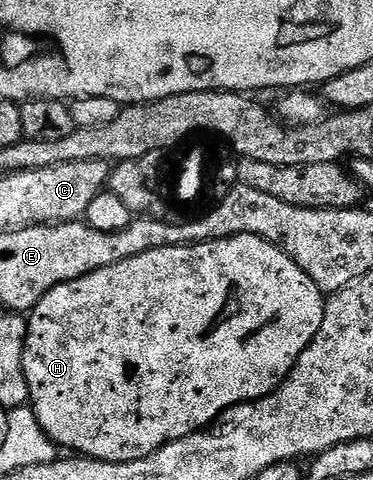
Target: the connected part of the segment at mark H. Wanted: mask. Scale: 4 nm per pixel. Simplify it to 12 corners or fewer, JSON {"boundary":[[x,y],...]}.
{"boundary":[[231,236],[54,286],[30,406],[134,462],[270,395],[325,293]]}

